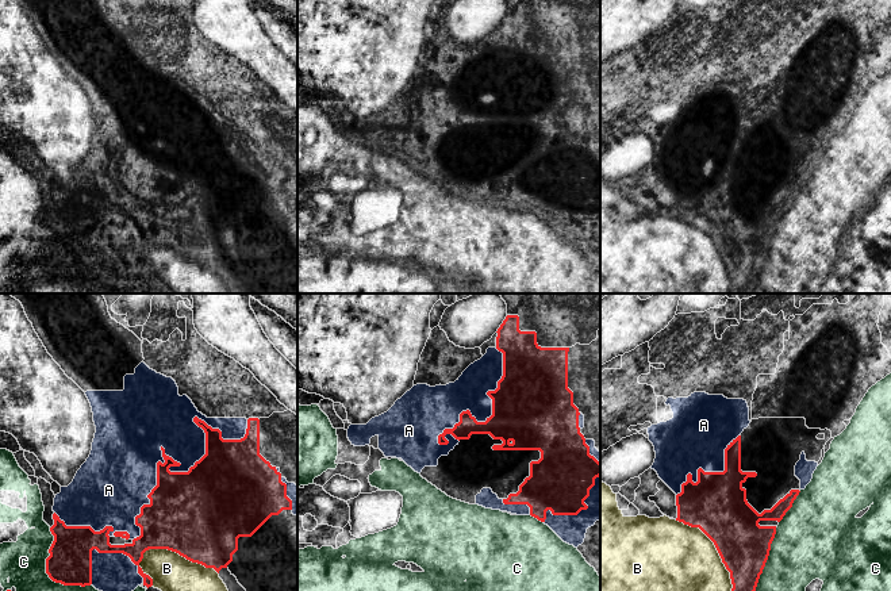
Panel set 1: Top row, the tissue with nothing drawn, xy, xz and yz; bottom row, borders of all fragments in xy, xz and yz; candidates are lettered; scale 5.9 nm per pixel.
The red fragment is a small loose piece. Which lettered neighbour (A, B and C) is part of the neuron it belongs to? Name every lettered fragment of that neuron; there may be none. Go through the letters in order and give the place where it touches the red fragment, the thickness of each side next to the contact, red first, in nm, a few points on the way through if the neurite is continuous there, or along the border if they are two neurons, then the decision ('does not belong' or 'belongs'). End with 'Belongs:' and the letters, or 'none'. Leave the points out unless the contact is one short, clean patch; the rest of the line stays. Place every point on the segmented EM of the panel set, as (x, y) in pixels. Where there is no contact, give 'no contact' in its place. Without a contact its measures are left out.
A: contact xy (177, 472); calibres 480 and 260 nm; belongs
B: contact xy (176, 552); calibres 500 and 220 nm; does not belong
C: contact xy (46, 572); calibres 260 and 260 nm; does not belong
Belongs: A

